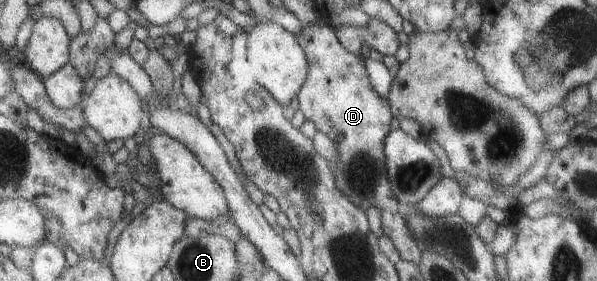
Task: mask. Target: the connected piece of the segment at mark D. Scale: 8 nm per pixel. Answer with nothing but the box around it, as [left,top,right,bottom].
[295,22,422,265]

